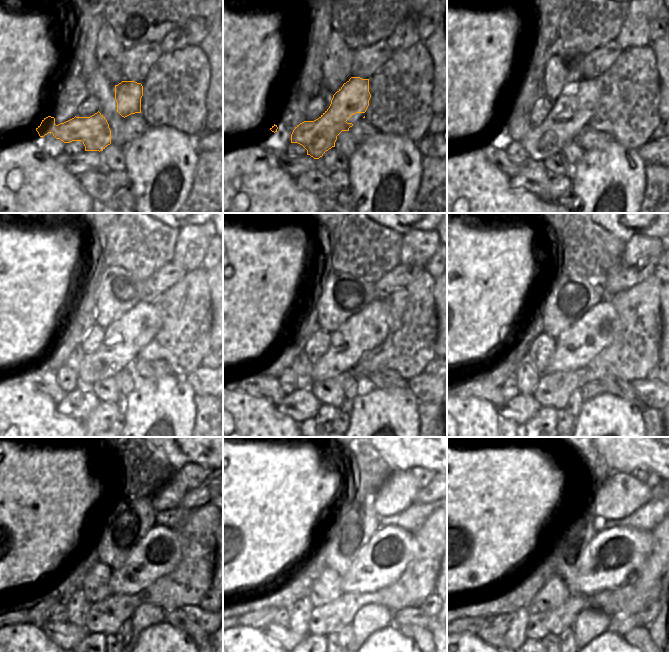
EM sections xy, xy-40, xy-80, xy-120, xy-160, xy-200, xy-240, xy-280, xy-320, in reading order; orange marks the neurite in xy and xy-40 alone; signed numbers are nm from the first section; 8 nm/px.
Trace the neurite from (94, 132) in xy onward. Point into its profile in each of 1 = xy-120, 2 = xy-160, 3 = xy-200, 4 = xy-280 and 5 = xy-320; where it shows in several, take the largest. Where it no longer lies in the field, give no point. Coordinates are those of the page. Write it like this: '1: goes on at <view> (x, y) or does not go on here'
1: goes on at xy-120 (144, 321)
2: goes on at xy-160 (370, 323)
3: goes on at xy-200 (599, 324)
4: goes on at xy-280 (384, 558)
5: goes on at xy-320 (614, 555)

